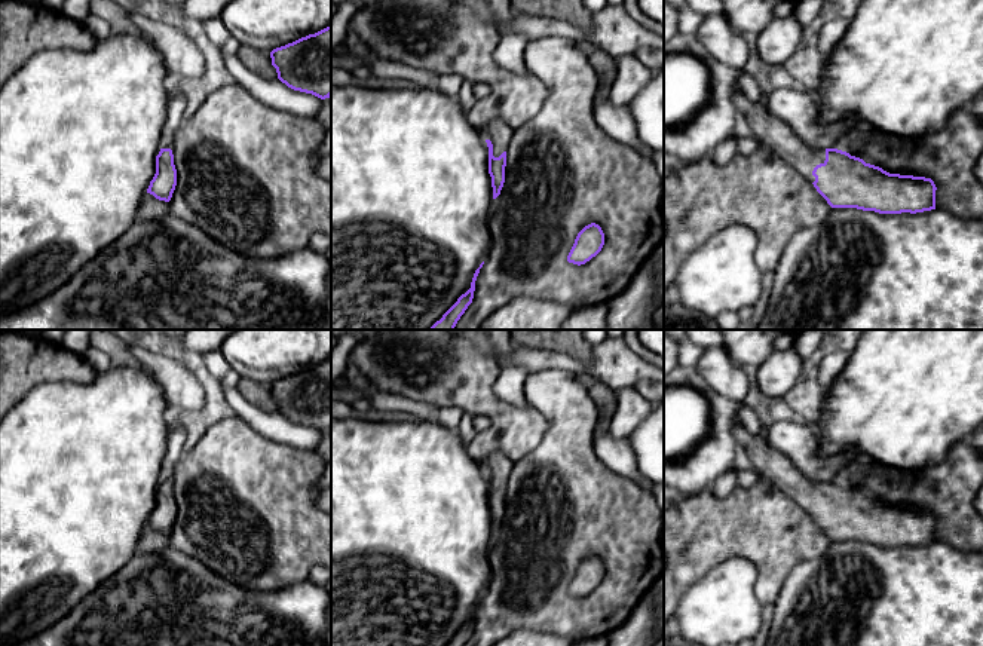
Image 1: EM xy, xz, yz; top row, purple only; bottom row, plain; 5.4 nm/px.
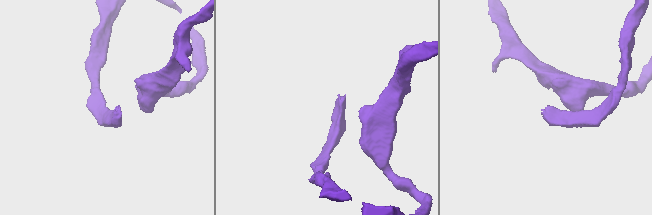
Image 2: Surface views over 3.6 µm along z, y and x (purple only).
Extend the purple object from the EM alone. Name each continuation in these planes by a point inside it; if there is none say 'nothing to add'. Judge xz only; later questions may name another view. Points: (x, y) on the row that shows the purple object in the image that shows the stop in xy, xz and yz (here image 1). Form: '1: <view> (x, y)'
1: xz (498, 132)

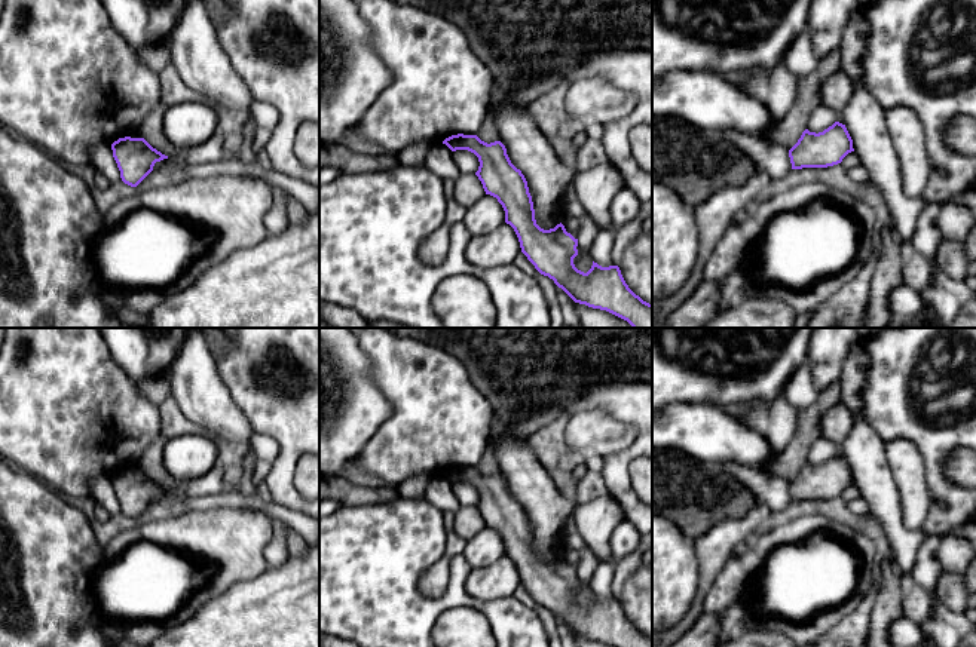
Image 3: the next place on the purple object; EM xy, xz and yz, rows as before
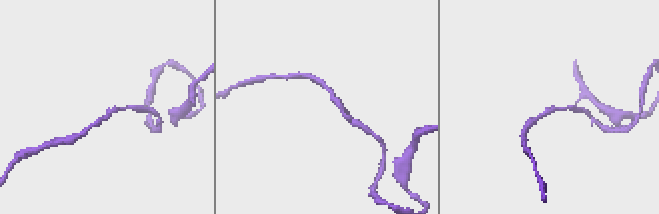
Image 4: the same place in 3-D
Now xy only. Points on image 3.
nothing to add

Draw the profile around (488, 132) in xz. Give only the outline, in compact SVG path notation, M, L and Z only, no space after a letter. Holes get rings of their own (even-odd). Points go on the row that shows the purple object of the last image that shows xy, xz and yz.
M490 108L490 113L489 113L486 122L483 123L483 126L480 128L480 131L475 135L487 144L499 141L499 134L498 134L496 125L495 125L493 108Z

